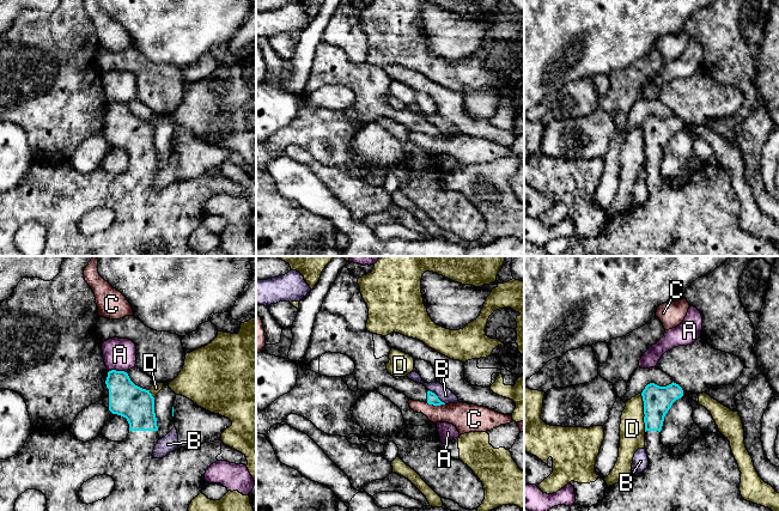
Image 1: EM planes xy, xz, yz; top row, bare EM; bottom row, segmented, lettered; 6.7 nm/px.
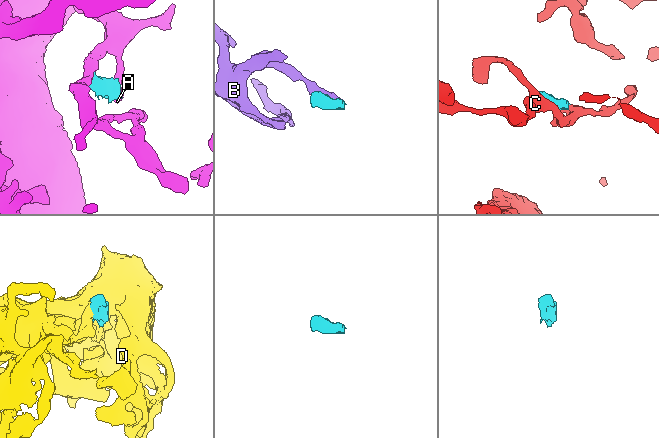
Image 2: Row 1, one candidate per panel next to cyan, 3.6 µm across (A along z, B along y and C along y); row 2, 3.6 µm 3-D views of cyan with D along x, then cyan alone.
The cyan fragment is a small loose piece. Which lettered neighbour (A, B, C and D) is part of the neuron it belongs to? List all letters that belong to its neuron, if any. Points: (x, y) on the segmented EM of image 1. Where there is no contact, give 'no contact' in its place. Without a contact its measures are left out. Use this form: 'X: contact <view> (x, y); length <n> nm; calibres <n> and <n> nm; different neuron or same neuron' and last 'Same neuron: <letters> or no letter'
A: contact xy (117, 371); length 120 nm; calibres 240 and 220 nm; different neuron
B: contact xz (437, 396); length 160 nm; calibres 80 and 100 nm; different neuron
C: contact xz (436, 405); length 130 nm; calibres 80 and 190 nm; different neuron
D: contact yz (644, 413); length 260 nm; calibres 190 and 180 nm; different neuron
Same neuron: no letter

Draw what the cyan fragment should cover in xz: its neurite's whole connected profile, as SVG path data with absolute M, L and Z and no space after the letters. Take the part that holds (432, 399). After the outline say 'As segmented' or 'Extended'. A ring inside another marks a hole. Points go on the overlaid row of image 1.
M349 261L345 264L316 316L306 359L297 364L296 387L266 409L256 409L256 433L266 434L290 414L297 414L330 436L364 436L363 428L352 420L352 413L360 396L379 387L390 387L409 400L445 404L424 384L388 372L391 348L385 336L366 329L369 309L358 285L358 279L373 267ZM328 352L346 354L354 361L355 393L341 377L325 377L310 370L310 361Z. Extended

